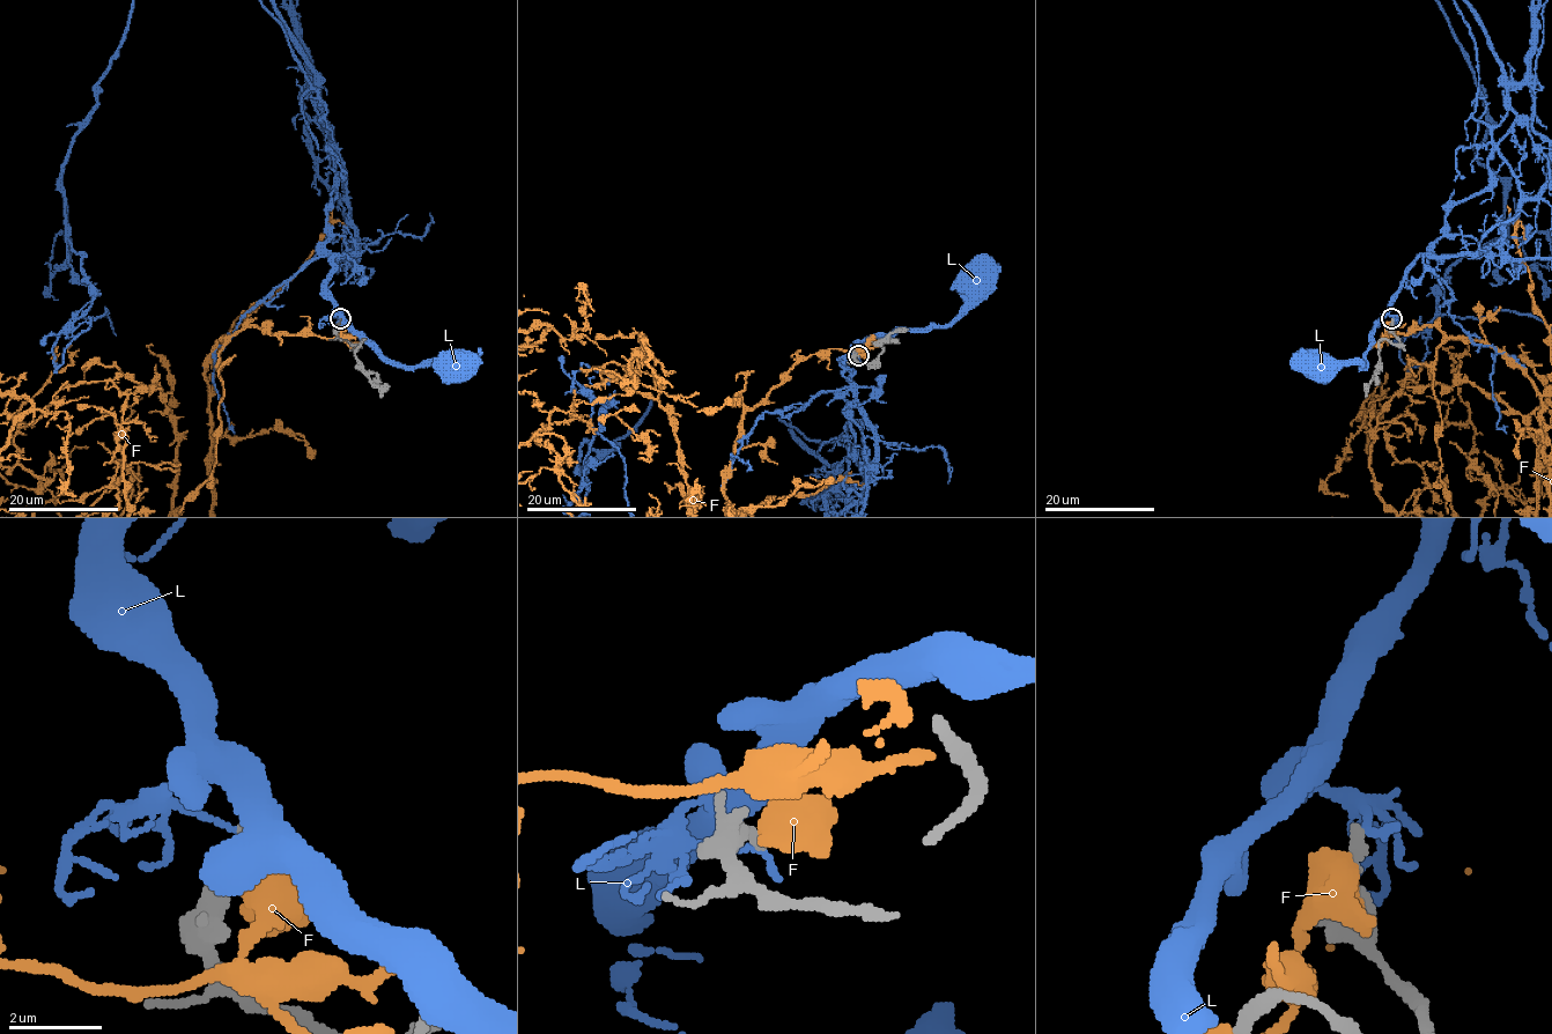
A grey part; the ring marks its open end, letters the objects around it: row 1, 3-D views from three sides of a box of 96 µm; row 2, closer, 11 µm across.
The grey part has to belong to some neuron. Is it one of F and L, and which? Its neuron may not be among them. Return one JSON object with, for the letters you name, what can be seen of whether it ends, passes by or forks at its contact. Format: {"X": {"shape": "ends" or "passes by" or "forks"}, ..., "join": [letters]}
{"join": []}

